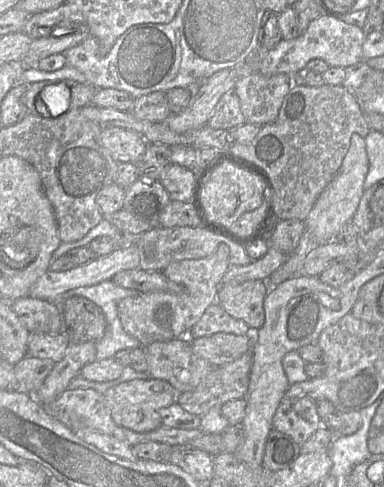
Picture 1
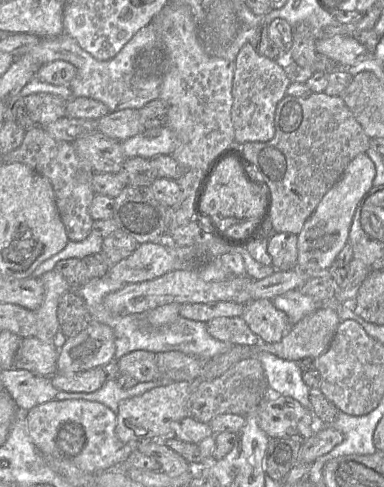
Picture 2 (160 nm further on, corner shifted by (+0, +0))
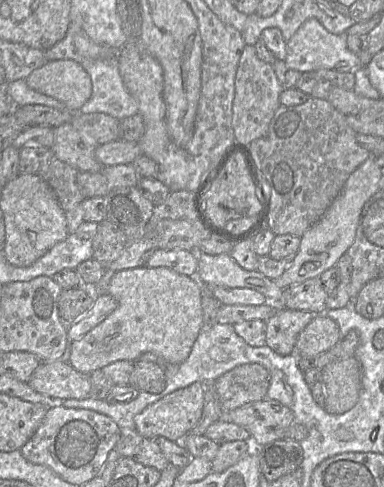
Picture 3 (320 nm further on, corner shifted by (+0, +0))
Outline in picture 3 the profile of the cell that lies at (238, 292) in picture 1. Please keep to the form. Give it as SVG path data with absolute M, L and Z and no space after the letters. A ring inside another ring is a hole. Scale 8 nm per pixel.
M278 308L275 314L265 321L266 346L279 355L294 354L299 334L315 315L308 311Z

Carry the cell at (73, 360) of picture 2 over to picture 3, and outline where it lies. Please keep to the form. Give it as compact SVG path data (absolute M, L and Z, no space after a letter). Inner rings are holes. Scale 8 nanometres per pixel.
M166 267L125 269L109 274L107 293L116 300L117 307L81 339L70 344L69 364L75 370L91 374L116 361L135 362L147 352L156 354L170 364L180 364L188 358L203 323L201 299L204 287L196 277L189 277Z

